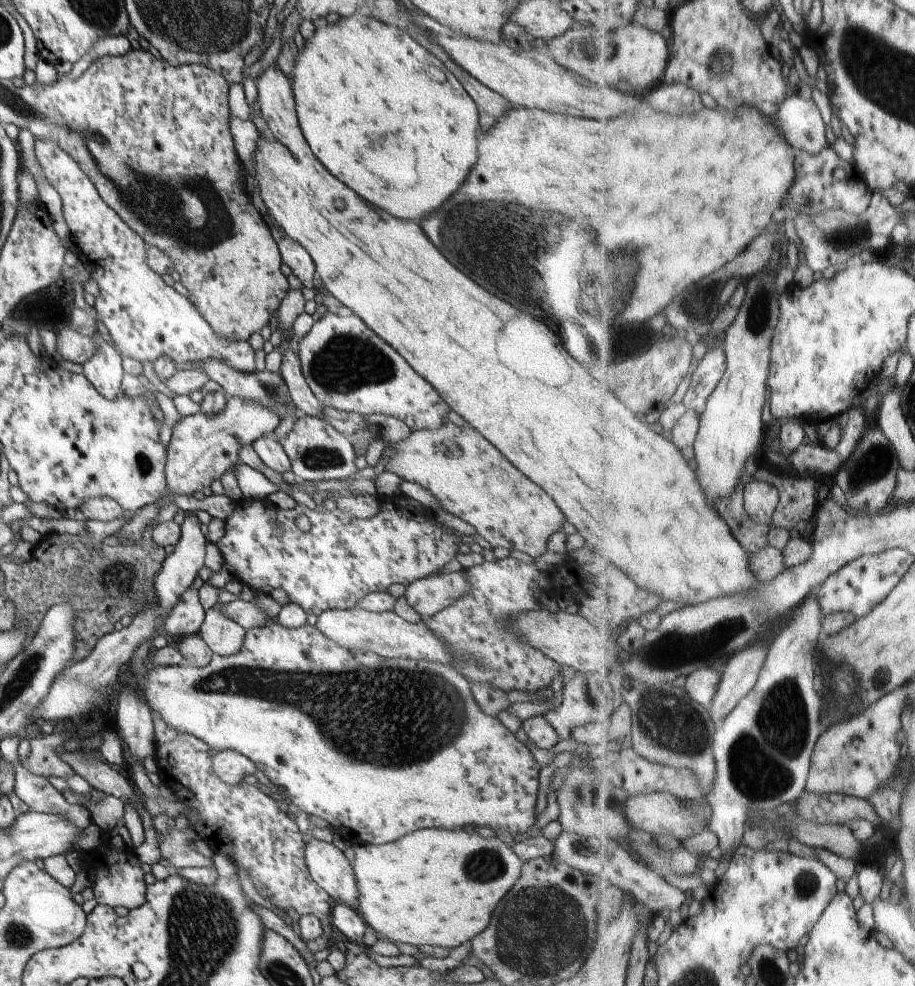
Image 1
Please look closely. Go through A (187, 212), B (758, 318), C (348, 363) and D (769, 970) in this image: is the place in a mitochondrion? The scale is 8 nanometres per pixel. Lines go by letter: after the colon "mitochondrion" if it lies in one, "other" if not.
A: mitochondrion
B: mitochondrion
C: mitochondrion
D: mitochondrion

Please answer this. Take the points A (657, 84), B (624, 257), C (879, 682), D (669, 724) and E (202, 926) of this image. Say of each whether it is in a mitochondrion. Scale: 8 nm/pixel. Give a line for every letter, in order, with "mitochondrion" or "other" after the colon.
A: other
B: mitochondrion
C: other
D: mitochondrion
E: mitochondrion

